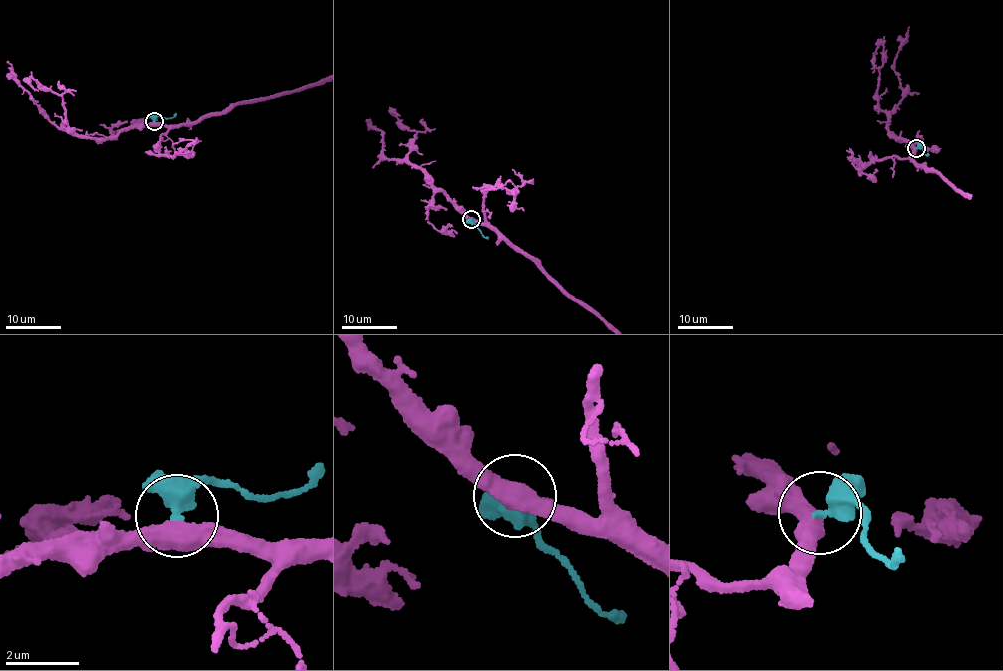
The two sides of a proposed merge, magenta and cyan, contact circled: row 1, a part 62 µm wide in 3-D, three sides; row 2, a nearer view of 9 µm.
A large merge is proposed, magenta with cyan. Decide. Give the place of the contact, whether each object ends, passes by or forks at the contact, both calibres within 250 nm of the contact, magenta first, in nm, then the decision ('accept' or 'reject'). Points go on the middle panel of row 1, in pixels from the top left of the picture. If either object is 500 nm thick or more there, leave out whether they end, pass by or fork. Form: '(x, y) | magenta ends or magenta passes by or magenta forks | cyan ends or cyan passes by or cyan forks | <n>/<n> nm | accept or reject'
(471, 219) | 500/360 nm | reject

